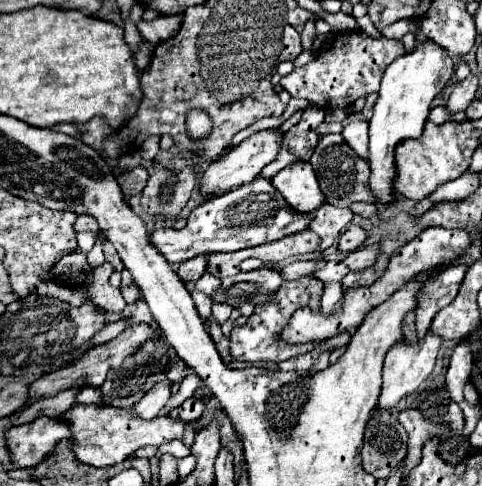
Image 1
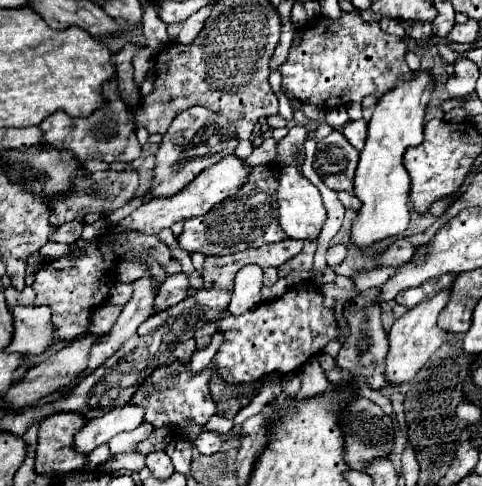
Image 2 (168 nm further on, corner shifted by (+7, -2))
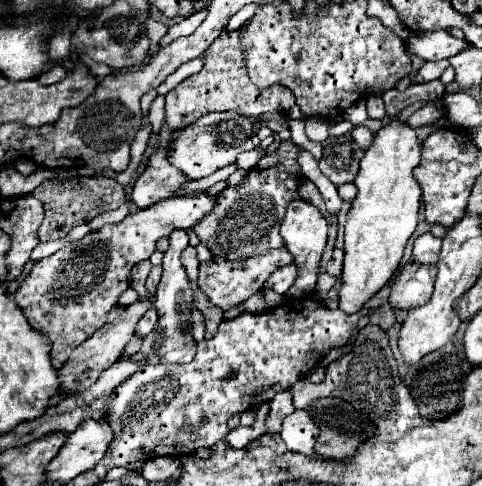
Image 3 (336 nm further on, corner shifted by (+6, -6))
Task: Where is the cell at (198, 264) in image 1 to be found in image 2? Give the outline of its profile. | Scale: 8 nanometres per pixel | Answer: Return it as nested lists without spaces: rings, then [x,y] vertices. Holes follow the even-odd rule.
[[[184,272],[168,274],[156,296],[156,310],[166,310],[172,304],[178,304],[188,294],[188,276]]]

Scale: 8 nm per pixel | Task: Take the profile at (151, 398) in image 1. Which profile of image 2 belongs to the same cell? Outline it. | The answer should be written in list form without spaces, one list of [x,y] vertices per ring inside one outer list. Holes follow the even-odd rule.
[[[126,404],[124,408],[112,408],[112,412],[96,420],[88,420],[86,428],[82,428],[74,436],[76,450],[90,454],[94,448],[98,448],[100,444],[106,444],[118,432],[134,430],[136,426],[142,424],[142,420],[144,420],[144,408],[138,404]]]

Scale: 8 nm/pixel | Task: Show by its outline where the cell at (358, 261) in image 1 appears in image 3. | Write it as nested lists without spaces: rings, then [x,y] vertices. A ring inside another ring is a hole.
[[[431,232],[415,238],[413,260],[417,264],[437,264],[439,252],[441,252],[441,240],[435,238]]]

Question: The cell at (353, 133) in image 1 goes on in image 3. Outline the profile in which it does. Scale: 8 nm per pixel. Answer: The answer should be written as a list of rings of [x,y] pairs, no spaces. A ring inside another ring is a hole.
[[[359,124],[359,126],[351,132],[351,136],[353,136],[353,140],[355,140],[363,150],[367,150],[367,148],[371,146],[371,142],[373,142],[373,132],[371,132],[367,126],[363,126],[363,124]]]

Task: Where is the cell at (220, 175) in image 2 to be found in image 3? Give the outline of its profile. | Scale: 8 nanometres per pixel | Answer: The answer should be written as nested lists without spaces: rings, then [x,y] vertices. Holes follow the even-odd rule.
[[[209,194],[161,200],[151,208],[129,214],[119,224],[105,224],[99,230],[85,234],[79,242],[67,244],[55,254],[35,262],[31,274],[15,292],[15,302],[25,310],[29,322],[33,322],[39,332],[51,336],[51,356],[61,364],[67,362],[69,354],[79,344],[103,328],[109,310],[117,306],[119,296],[129,288],[131,268],[155,252],[159,238],[169,236],[175,228],[193,228],[213,210],[213,202],[215,200]]]

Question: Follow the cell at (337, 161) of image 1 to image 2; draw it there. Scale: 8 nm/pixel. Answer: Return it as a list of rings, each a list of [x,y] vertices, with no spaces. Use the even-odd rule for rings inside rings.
[[[334,130],[328,138],[318,142],[318,150],[314,154],[314,170],[330,190],[352,192],[356,166],[358,150],[350,146],[342,132]]]

